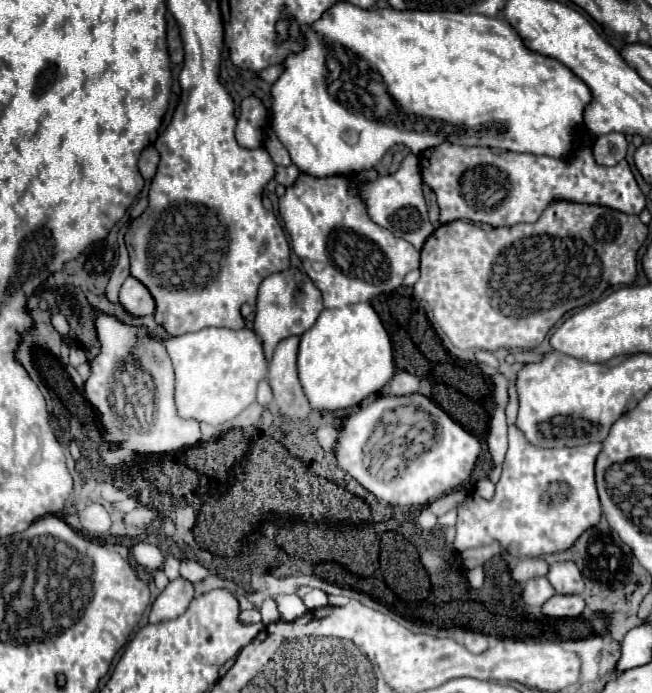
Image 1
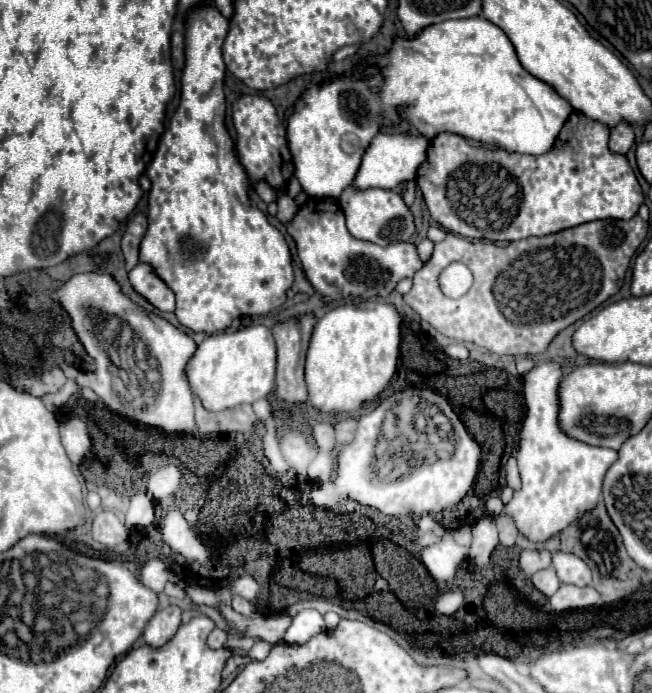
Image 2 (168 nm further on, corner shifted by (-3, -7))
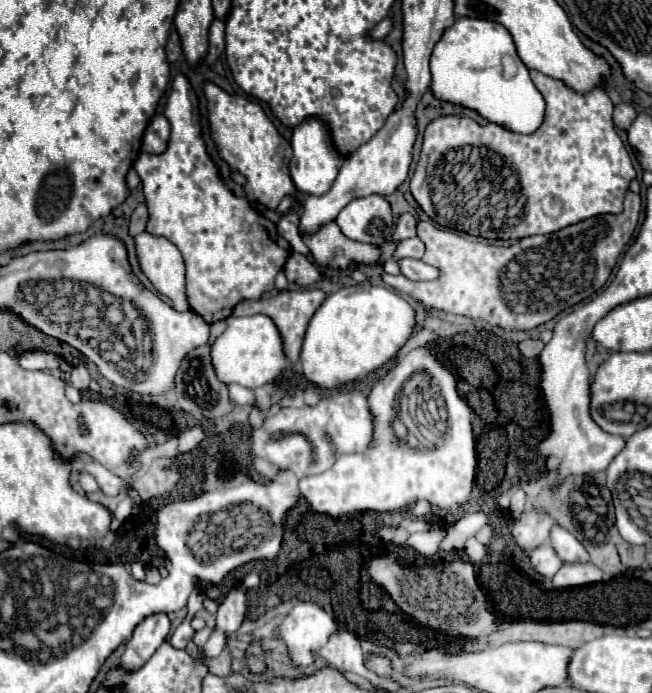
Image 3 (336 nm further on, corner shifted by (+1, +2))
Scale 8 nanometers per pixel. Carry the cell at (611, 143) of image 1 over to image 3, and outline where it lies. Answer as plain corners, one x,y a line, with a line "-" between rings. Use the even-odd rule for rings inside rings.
618,103
614,107
614,125
620,129
628,129
632,125
632,121
636,119
636,111
630,103

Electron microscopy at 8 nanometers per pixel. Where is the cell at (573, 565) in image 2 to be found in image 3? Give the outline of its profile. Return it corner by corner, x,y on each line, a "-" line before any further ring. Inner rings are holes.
554,525
550,533
550,541
562,561
566,563
588,563
590,561
588,551
584,551
584,545
570,531
564,531
564,527

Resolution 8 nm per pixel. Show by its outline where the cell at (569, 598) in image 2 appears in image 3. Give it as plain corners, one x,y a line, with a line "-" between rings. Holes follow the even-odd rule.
564,563
560,571
554,575
552,585
556,589
578,587
578,585
588,585
588,583
598,583
602,579
604,579
602,571
592,563

